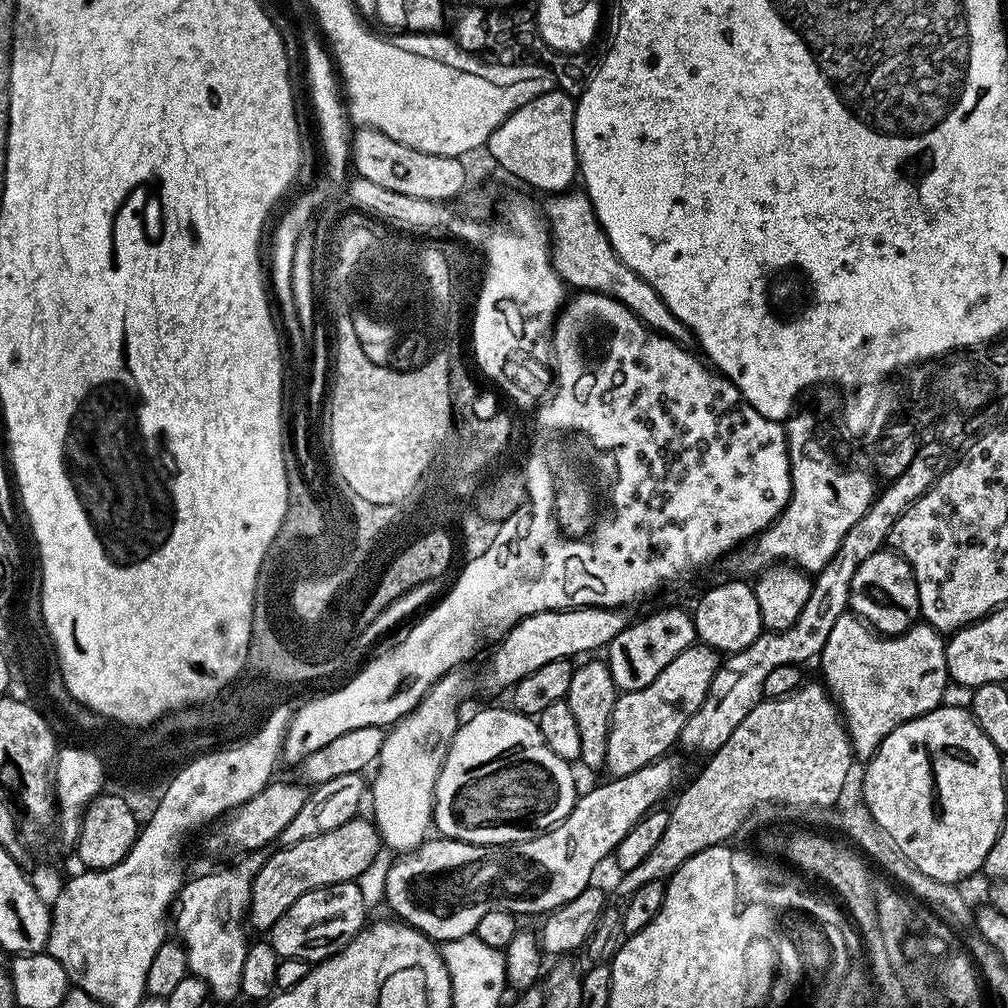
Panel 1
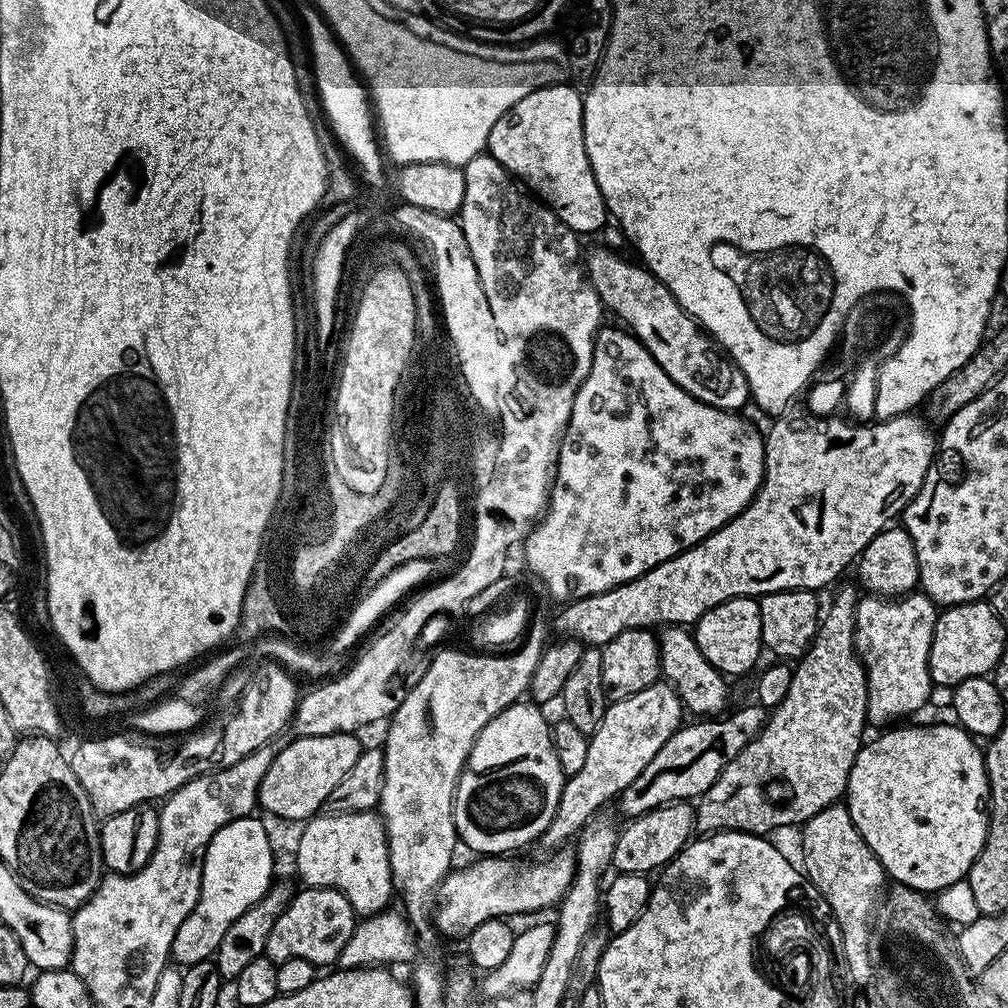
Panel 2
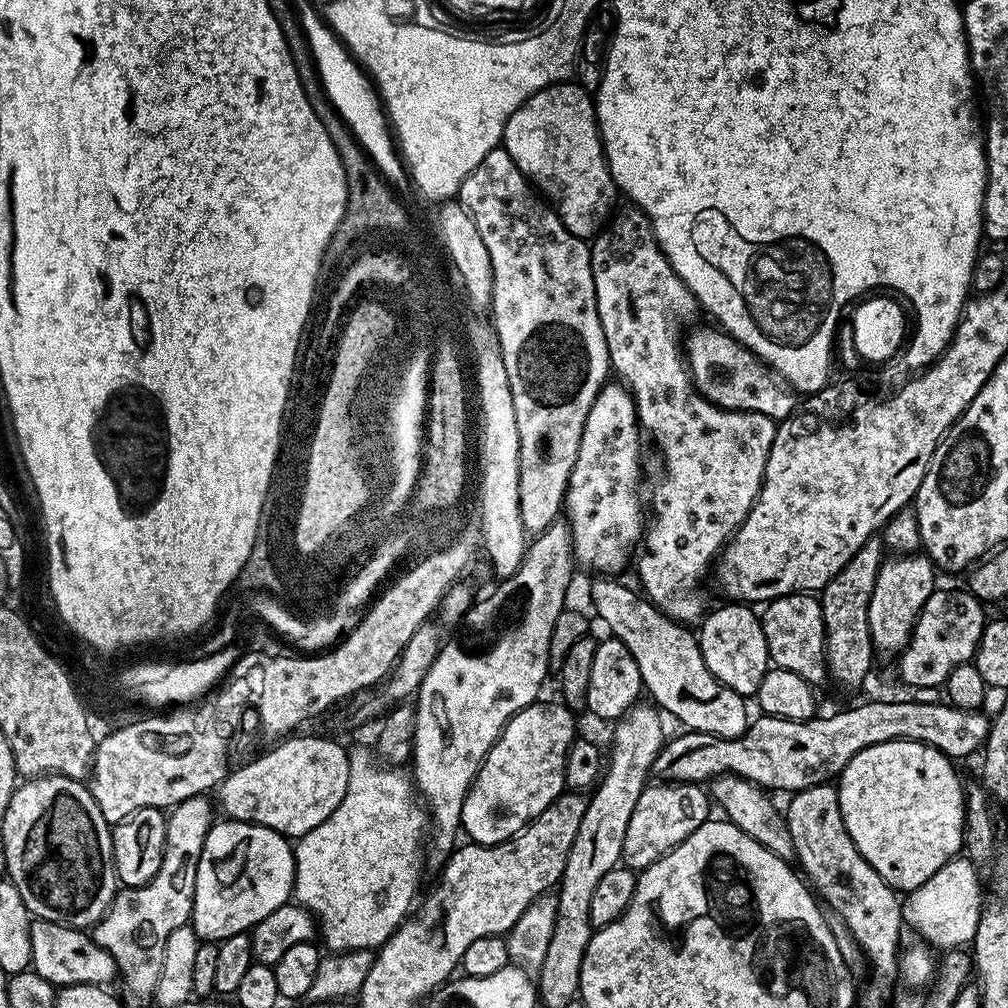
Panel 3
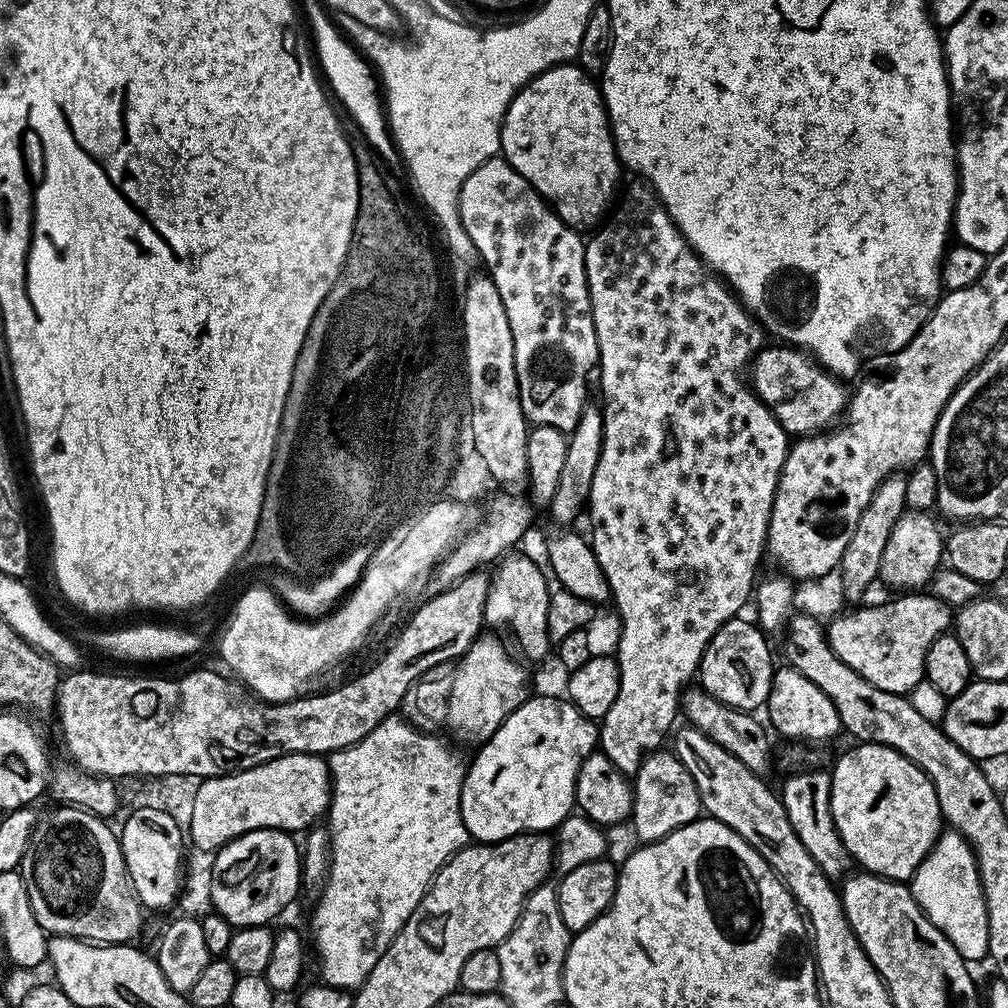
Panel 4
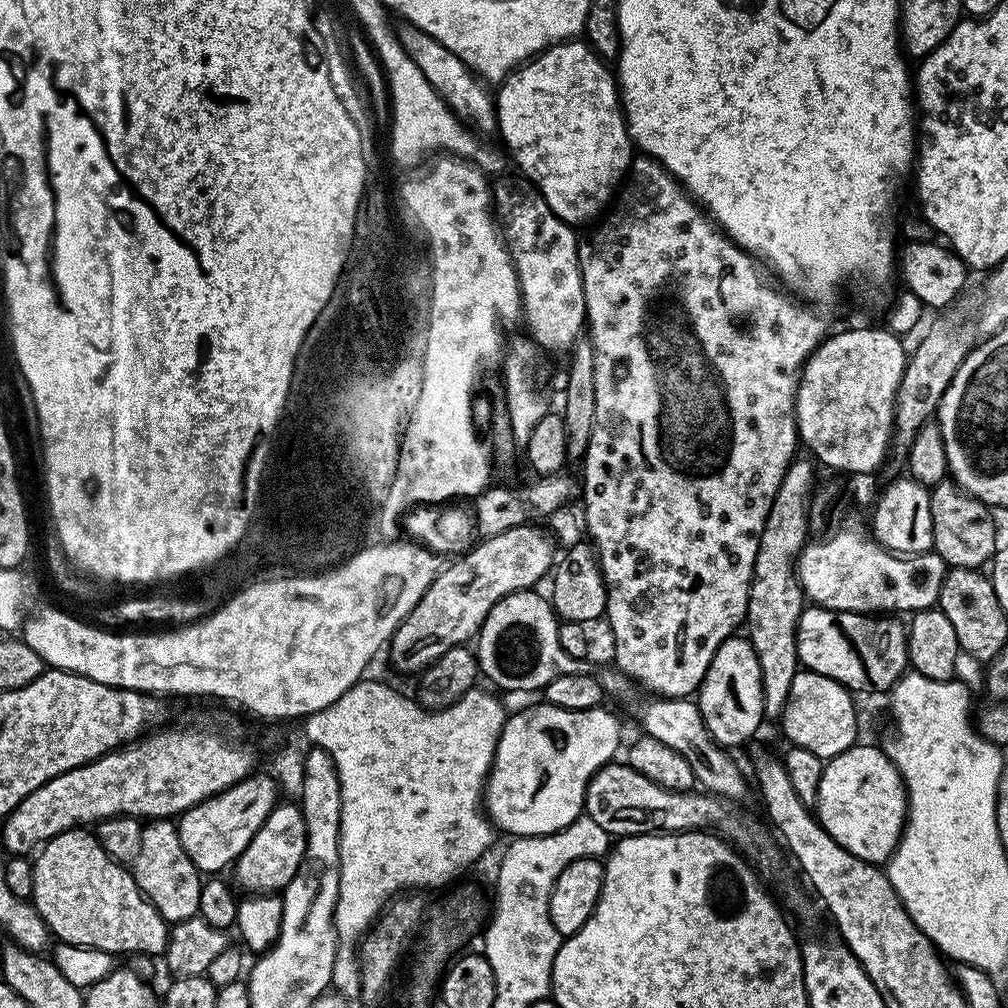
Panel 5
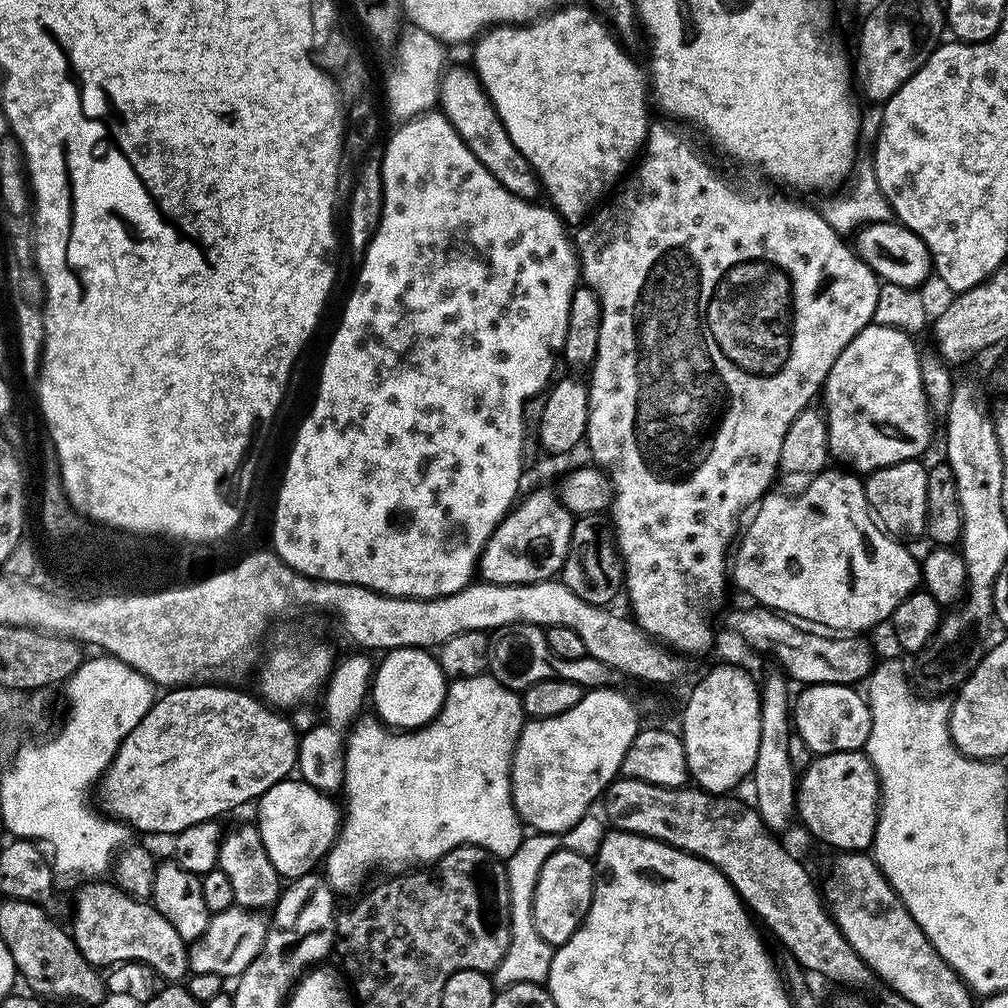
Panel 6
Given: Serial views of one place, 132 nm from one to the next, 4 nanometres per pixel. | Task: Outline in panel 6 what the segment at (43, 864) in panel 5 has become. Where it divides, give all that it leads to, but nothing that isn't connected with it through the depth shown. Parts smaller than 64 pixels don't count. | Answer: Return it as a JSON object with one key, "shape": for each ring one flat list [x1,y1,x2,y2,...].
{"shape":[[104,882,81,883,84,885,76,892,76,913,72,916,70,935,72,941,78,946,82,958,86,958,86,962,90,962,100,970,133,962,143,965,153,973,156,971,164,982,183,981,190,972,188,967,189,945,180,937,178,930,174,930,174,926,170,926,170,922,166,922,166,918,162,918,162,914,158,914,158,910,153,908,151,903,141,902,117,888,112,882,100,883]]}

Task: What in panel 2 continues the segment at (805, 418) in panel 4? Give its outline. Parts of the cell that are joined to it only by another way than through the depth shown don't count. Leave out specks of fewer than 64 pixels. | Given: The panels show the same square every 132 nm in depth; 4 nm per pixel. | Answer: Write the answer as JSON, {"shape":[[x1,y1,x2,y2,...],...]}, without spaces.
{"shape":[[607,246,599,247,592,248,589,252,587,249,582,263,584,271,588,273,588,281,592,284,592,289,598,294,601,305,607,311,609,308,621,320,617,321,627,331,631,332,642,346,646,346,646,350,654,358,654,362,658,362,658,366,662,366,662,370,666,370,666,374,670,374,670,378,674,378,674,382,678,382,678,386,682,386,682,390,686,394,698,398,698,402,706,402,706,406,714,406,727,412,739,413,741,411,740,407,744,403,747,405,750,400,748,383,740,367,697,324,696,319,677,302,674,294,670,294,668,287,661,280,657,280,653,272,649,272,647,268,639,263,633,262,631,264,630,261,623,260,619,251]]}

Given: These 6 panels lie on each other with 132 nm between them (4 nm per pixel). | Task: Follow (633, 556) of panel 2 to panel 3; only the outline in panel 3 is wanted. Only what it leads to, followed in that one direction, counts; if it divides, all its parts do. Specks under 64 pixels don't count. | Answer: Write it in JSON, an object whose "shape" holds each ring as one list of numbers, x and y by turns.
{"shape":[[605,383,594,398,592,412,586,414,578,458,564,495,575,563,596,572,592,574,620,574,616,572,629,567,646,527,646,508,640,505,642,429,636,419,636,403,623,383,612,383]]}

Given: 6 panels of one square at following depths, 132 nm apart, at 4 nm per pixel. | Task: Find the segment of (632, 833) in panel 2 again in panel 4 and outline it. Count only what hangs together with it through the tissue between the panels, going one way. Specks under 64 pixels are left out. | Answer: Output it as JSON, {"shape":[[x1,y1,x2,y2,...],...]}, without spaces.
{"shape":[[657,750,648,757,637,770,632,784,632,815,630,825,636,831,637,841,651,842,669,836,674,830,690,822,701,819,700,795,690,770,682,766,675,751]]}

